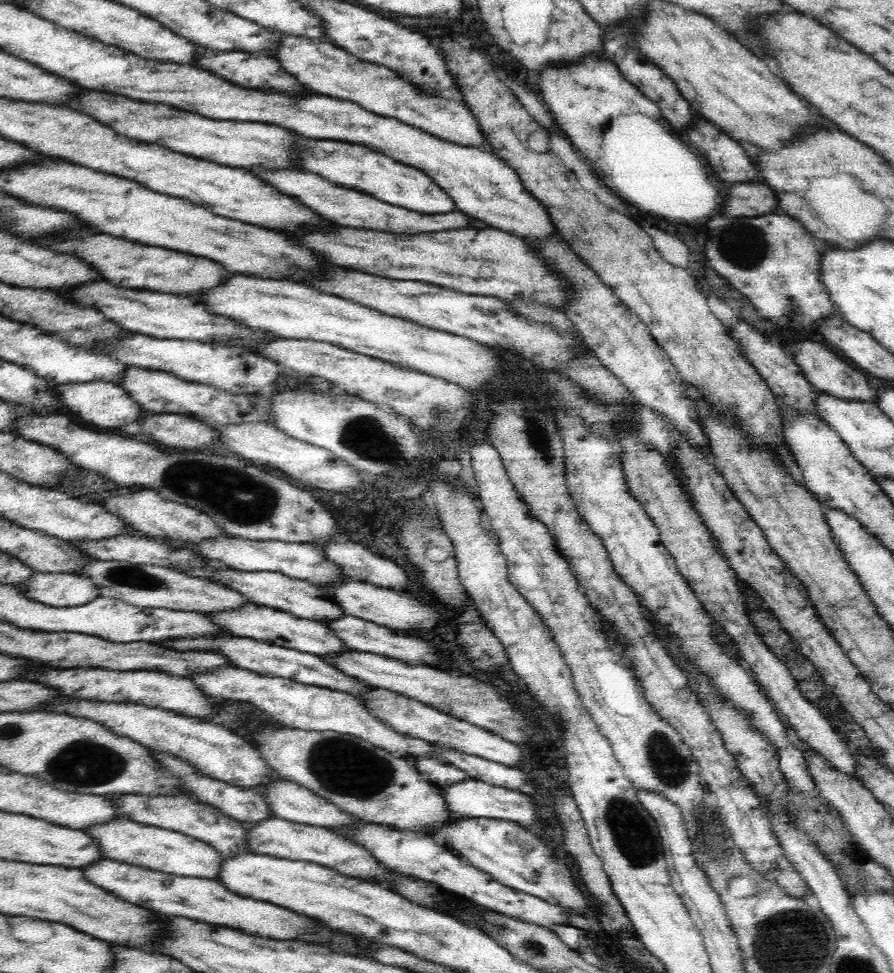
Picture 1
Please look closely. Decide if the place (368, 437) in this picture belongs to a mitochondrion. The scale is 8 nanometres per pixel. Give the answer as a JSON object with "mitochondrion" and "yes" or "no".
{"mitochondrion":"yes"}

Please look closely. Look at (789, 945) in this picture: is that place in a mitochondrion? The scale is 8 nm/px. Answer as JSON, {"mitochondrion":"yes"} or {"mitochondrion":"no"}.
{"mitochondrion":"yes"}

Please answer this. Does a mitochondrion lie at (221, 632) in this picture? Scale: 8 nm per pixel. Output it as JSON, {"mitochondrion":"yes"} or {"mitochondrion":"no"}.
{"mitochondrion":"no"}

